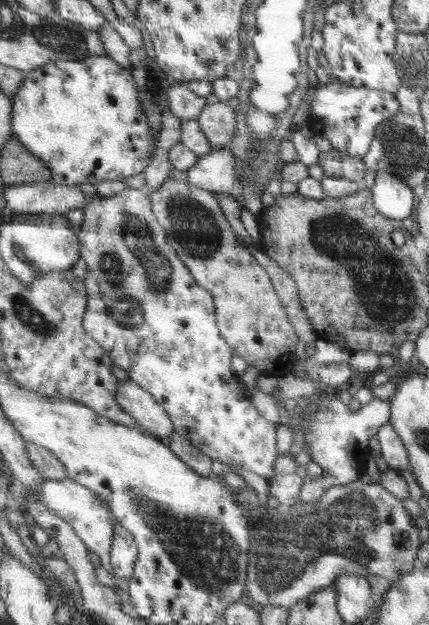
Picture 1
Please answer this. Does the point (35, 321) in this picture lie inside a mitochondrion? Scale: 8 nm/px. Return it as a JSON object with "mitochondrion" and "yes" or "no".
{"mitochondrion":"yes"}

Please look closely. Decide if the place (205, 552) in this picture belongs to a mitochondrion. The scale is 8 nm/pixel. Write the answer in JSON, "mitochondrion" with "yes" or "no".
{"mitochondrion":"yes"}

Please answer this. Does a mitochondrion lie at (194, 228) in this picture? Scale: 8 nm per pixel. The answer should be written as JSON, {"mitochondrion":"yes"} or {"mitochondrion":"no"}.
{"mitochondrion":"yes"}

